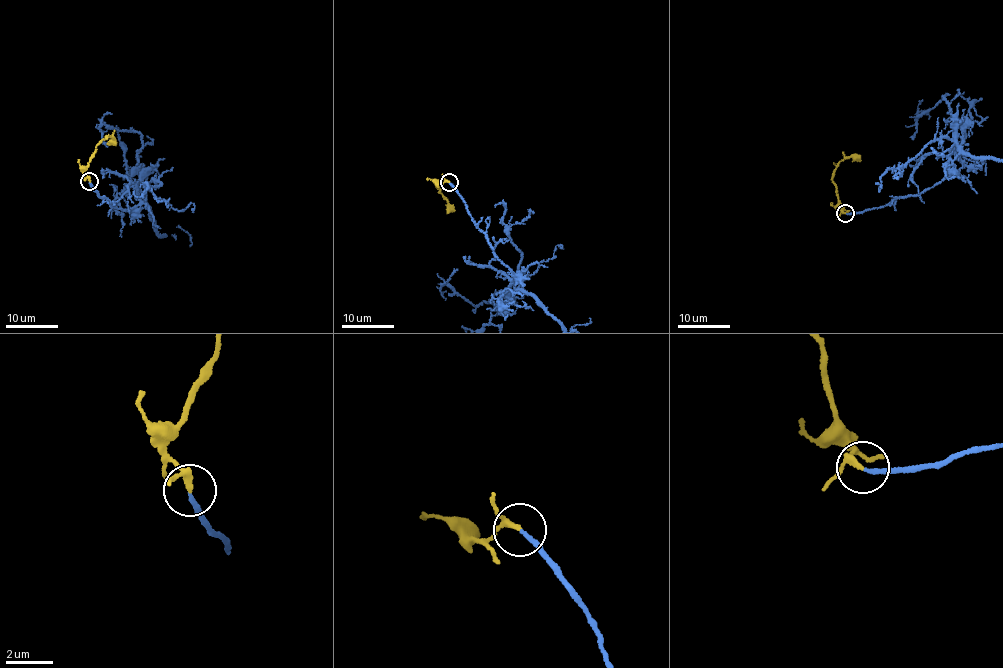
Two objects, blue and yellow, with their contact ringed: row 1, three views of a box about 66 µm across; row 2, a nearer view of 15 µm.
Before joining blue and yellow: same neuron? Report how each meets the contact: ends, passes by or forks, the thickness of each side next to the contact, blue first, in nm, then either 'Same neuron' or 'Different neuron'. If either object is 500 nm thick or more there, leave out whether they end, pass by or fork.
At the ring blue ends. At the ring yellow passes by. Thickness 180 nm (blue) against 200 nm. Different neuron

